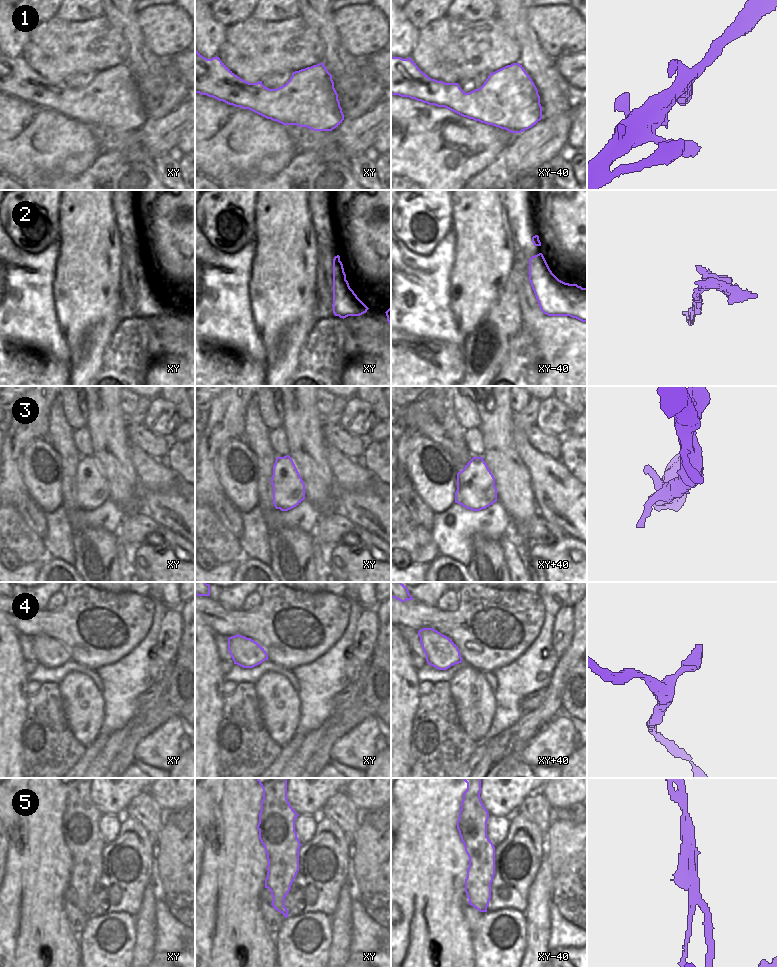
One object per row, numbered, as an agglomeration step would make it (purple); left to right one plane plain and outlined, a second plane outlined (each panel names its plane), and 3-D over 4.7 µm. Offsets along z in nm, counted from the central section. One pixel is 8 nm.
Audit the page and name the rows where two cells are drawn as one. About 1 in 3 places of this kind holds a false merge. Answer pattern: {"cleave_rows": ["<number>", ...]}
{"cleave_rows": ["2", "5"]}

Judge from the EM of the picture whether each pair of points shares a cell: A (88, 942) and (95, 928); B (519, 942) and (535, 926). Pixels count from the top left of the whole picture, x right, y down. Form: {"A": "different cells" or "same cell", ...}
{"A": "same cell", "B": "different cells"}

